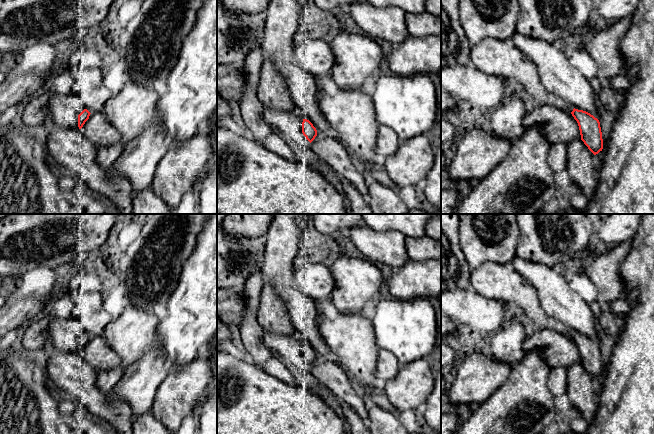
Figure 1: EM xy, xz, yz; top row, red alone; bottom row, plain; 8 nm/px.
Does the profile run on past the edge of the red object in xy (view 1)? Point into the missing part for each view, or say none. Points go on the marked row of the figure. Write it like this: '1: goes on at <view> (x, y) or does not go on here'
1: goes on at xy (63, 110)

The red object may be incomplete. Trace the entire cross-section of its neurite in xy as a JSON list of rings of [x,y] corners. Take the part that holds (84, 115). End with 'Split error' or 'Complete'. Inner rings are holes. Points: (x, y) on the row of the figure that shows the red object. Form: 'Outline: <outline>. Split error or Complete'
Outline: [[[47,91],[49,101],[47,104],[47,117],[59,127],[81,129],[89,119],[90,112],[80,97],[73,93],[64,95]]]. Split error

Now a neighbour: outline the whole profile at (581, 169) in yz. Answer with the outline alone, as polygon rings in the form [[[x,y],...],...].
[[[575,139],[567,145],[568,162],[567,173],[571,183],[576,185],[589,200],[593,197],[597,185],[594,164],[595,155],[588,149],[581,139]]]

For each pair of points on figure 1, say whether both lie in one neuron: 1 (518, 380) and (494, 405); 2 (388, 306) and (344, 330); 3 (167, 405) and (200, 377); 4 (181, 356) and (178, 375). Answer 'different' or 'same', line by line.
1: same
2: different
3: same
4: different

